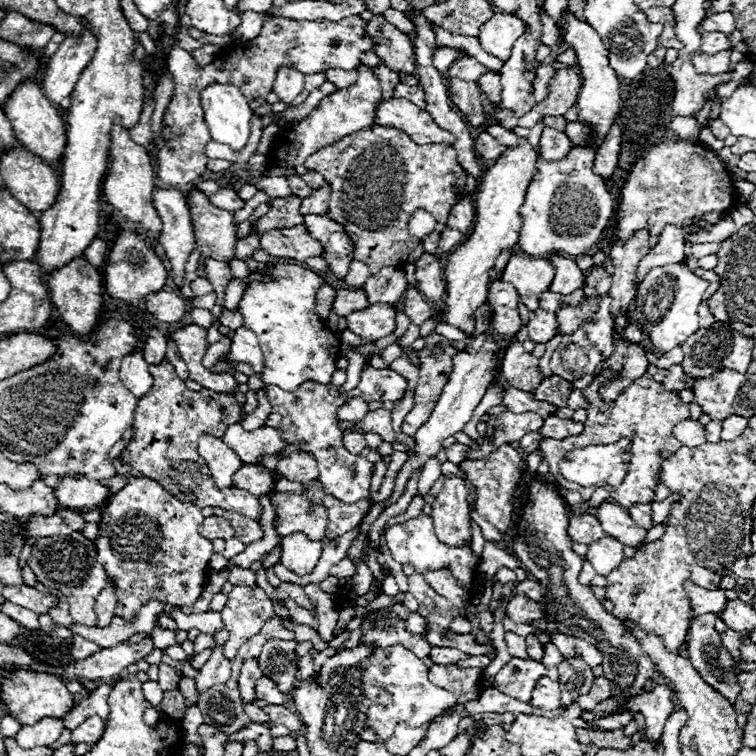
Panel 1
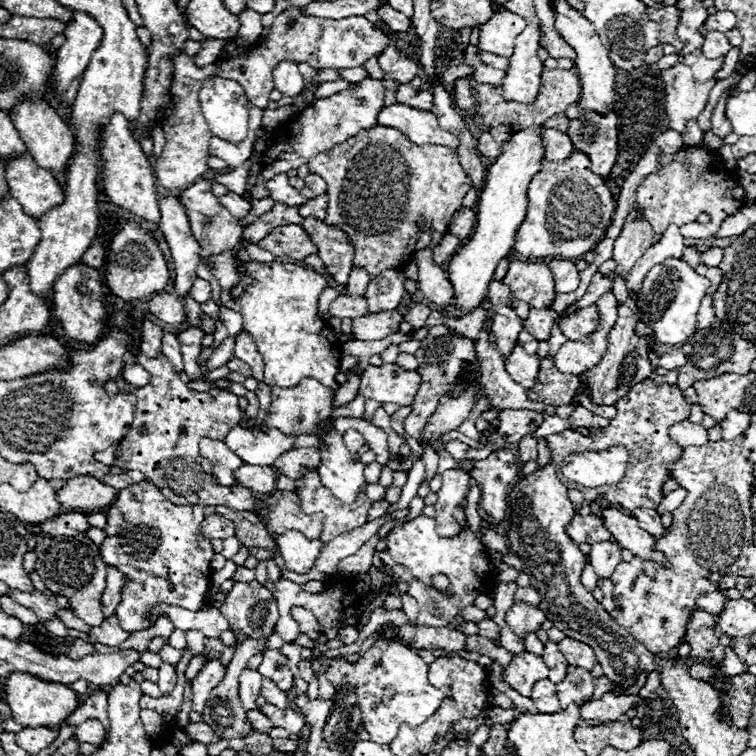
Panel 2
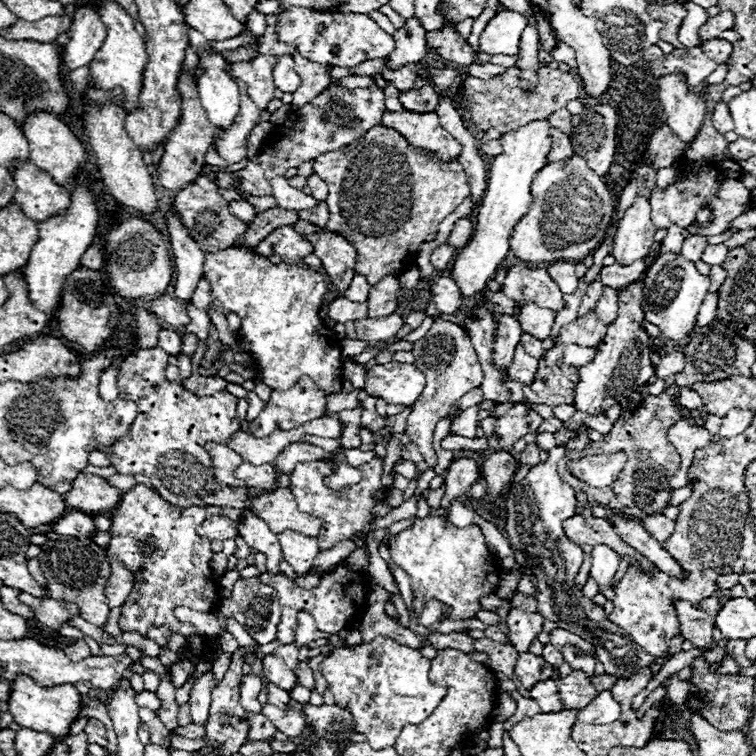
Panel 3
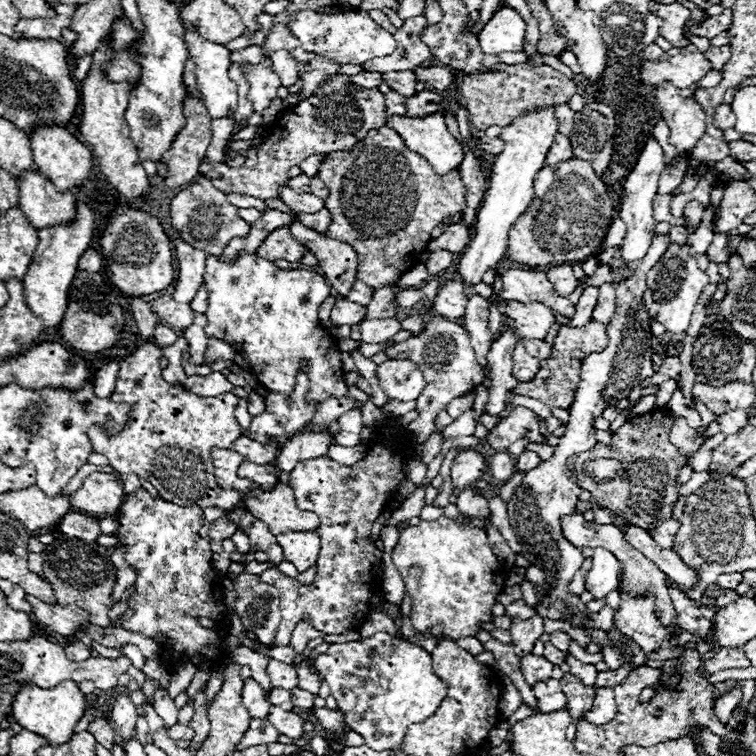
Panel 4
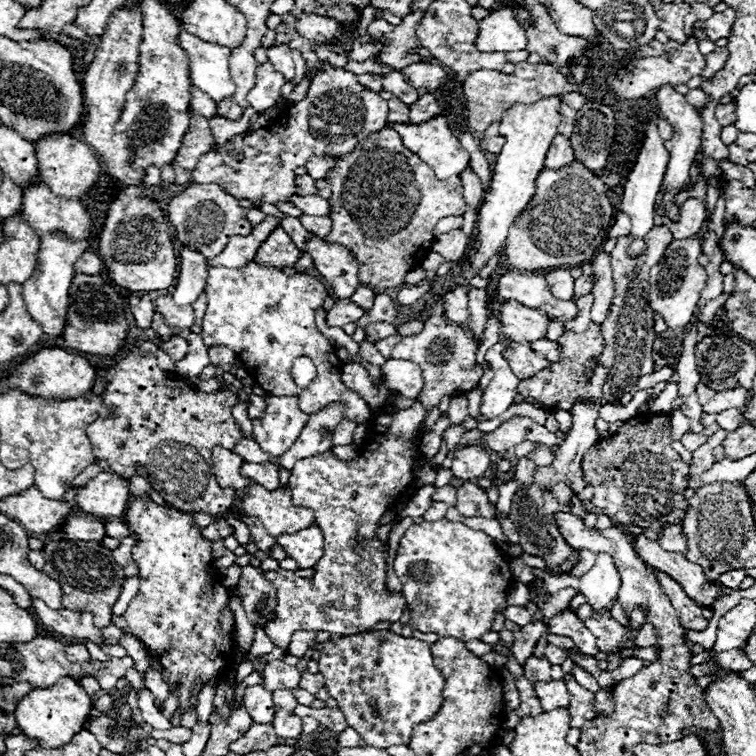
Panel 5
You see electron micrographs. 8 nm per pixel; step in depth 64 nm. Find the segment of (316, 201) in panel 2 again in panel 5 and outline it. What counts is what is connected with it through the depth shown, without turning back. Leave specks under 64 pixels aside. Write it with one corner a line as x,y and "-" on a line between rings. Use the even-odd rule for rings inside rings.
302,214
300,216
300,222
302,222
302,226
306,226
306,230
310,230
314,236
318,236
318,238
326,238
328,234
330,234
330,230
332,230
332,220
330,218
310,218
310,216
306,216
306,214

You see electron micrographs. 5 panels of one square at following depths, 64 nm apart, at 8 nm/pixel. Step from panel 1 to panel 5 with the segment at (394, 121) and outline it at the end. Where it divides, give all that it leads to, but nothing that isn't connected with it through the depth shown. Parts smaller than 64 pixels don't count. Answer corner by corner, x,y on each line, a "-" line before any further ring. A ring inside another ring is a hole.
444,116
434,118
432,122
424,122
422,126
418,124
394,124
394,130
402,136
402,142
406,144
406,148
414,154
418,154
436,174
438,180
448,180
452,176
460,176
470,164
470,154
462,148
460,140
454,136
454,132
450,130
450,126
446,124

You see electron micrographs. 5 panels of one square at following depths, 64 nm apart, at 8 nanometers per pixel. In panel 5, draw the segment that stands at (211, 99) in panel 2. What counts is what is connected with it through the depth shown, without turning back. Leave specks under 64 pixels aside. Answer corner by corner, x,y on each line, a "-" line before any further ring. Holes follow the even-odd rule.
186,30
178,34
178,44
190,58
190,78
194,86
210,94
216,102
234,94
236,86
230,80
228,68
232,52
226,46
204,42

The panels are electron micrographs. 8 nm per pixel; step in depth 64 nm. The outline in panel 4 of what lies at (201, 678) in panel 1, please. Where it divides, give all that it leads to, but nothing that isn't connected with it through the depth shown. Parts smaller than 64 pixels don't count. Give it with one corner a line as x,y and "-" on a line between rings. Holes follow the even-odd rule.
204,690
198,692
196,696
196,704
194,704
194,718
190,722
190,728
194,730
194,738
190,740
190,746
188,746
188,752
196,754
202,746
202,742
206,740
208,732
210,732
210,722
208,722
208,716
206,716
206,698
204,698

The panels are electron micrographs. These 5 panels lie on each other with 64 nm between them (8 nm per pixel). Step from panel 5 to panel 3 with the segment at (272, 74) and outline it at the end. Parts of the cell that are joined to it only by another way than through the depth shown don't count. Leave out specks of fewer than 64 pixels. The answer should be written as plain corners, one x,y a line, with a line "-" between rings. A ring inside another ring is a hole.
260,54
260,56
256,56
250,62
228,64
228,74
240,78
250,87
250,89
247,89
247,95
254,100
258,110
266,110
268,102
274,98
274,91
276,90
272,74
274,62
276,62
276,56
-
266,98
270,98
270,100
266,100

